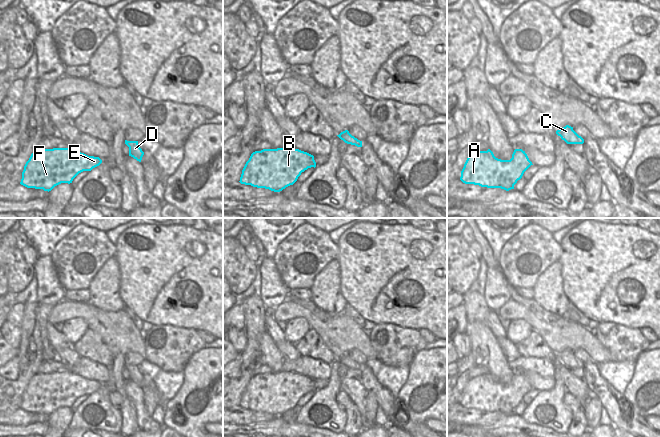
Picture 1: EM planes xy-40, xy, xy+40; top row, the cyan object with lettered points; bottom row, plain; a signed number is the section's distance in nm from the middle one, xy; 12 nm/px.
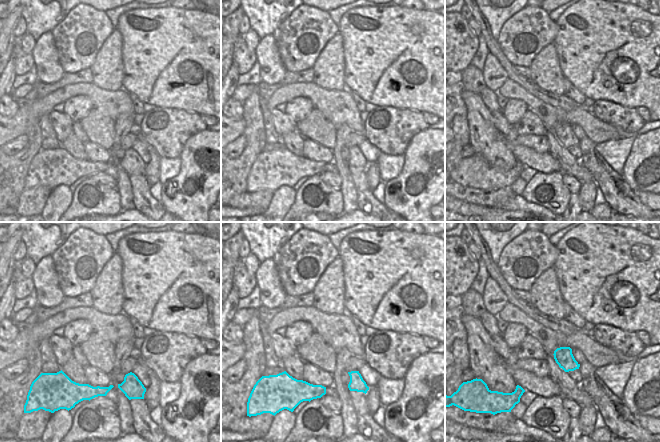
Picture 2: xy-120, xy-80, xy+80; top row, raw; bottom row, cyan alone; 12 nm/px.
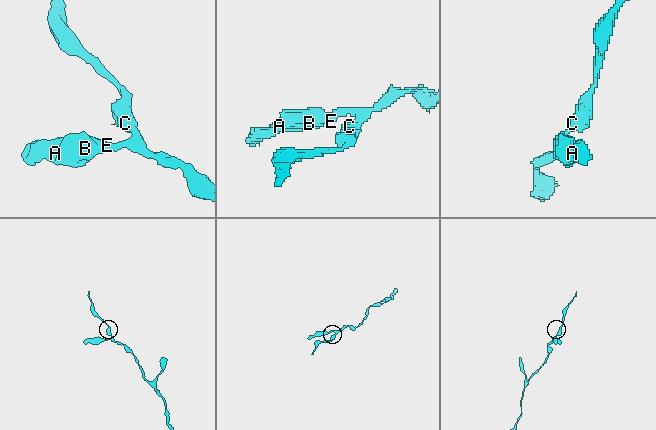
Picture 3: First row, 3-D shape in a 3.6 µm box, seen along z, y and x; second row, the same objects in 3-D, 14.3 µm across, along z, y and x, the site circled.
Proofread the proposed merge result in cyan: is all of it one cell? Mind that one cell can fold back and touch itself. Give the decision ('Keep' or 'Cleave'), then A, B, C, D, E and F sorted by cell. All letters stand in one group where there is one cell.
Keep. Groups: A B C D E F.

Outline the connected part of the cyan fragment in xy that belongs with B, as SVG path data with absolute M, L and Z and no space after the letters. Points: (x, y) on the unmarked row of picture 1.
M295 372L263 373L251 378L239 406L280 416L311 391L315 392L316 386L307 376Z

